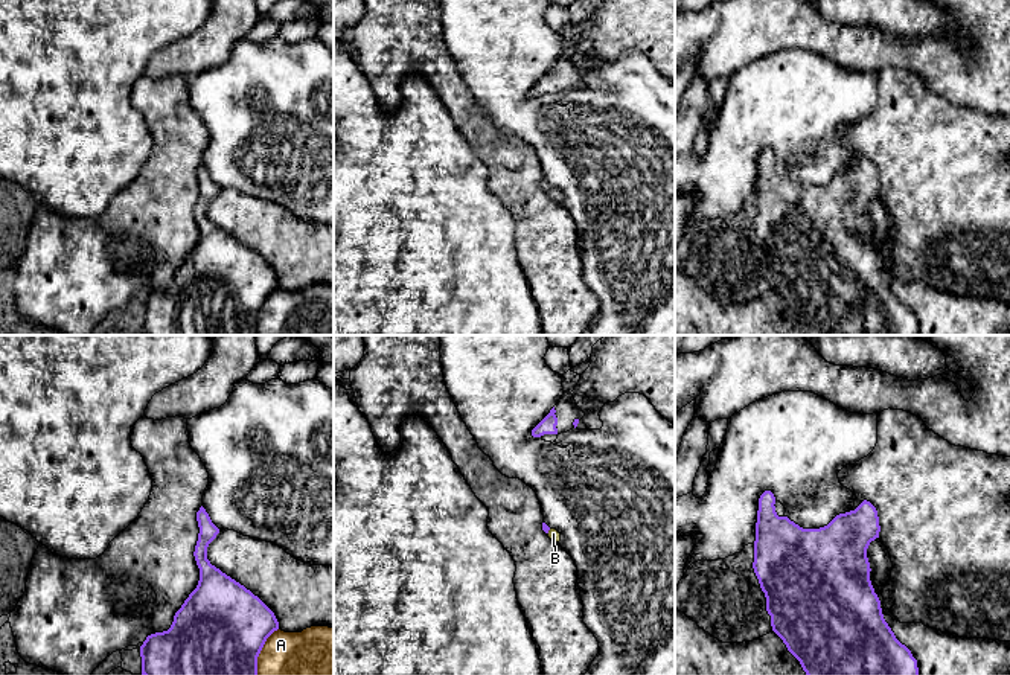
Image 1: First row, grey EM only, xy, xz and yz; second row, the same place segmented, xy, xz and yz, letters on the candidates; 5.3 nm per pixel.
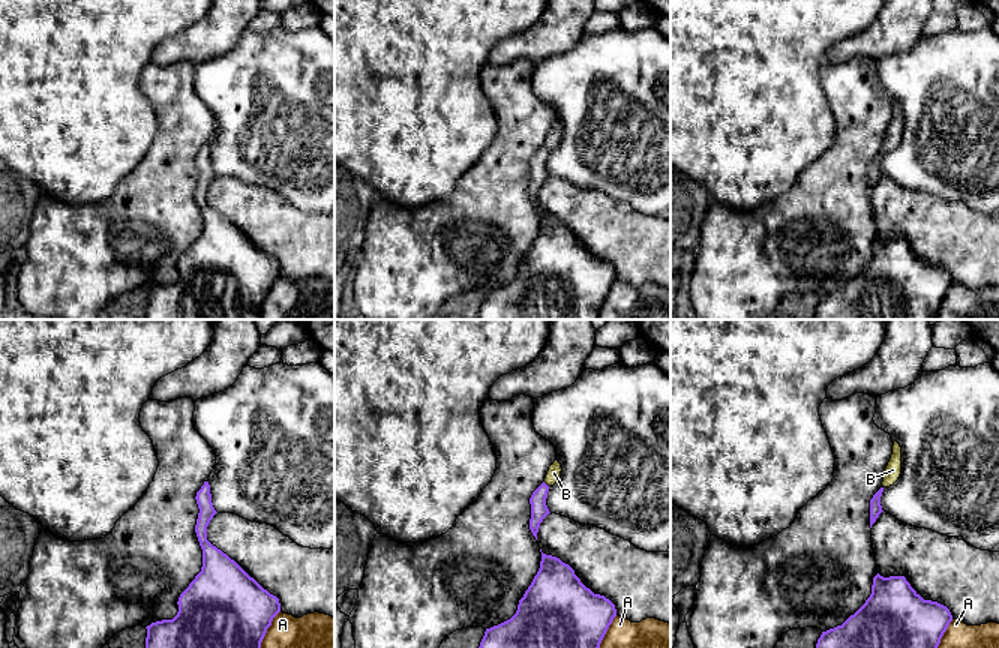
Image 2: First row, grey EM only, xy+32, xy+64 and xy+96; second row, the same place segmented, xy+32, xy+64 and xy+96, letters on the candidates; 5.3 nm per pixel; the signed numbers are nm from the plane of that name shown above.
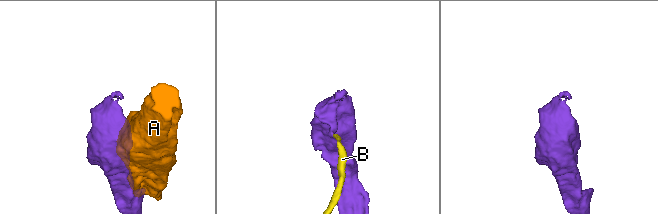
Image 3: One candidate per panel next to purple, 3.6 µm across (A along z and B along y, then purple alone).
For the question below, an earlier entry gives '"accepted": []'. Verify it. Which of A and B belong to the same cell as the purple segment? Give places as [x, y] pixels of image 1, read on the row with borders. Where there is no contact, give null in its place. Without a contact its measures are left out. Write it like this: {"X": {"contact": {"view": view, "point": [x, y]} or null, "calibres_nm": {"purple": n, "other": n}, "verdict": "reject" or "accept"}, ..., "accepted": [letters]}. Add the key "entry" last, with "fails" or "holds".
{"A": {"contact": {"view": "xy", "point": [261, 649]}, "calibres_nm": {"purple": 480, "other": 240}, "verdict": "reject"}, "B": {"contact": {"view": "xz", "point": [547, 532]}, "calibres_nm": {"purple": 40, "other": 60}, "verdict": "accept"}, "accepted": ["B"], "entry": "fails"}

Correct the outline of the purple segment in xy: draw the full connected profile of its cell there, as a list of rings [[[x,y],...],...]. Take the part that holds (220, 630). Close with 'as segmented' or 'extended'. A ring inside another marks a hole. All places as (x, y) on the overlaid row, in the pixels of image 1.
[[[201,506],[195,561],[200,568],[197,588],[175,613],[168,631],[146,637],[140,646],[142,675],[257,675],[257,657],[267,638],[279,629],[274,613],[250,590],[222,573],[207,559],[207,547],[219,533]]]; as segmented

